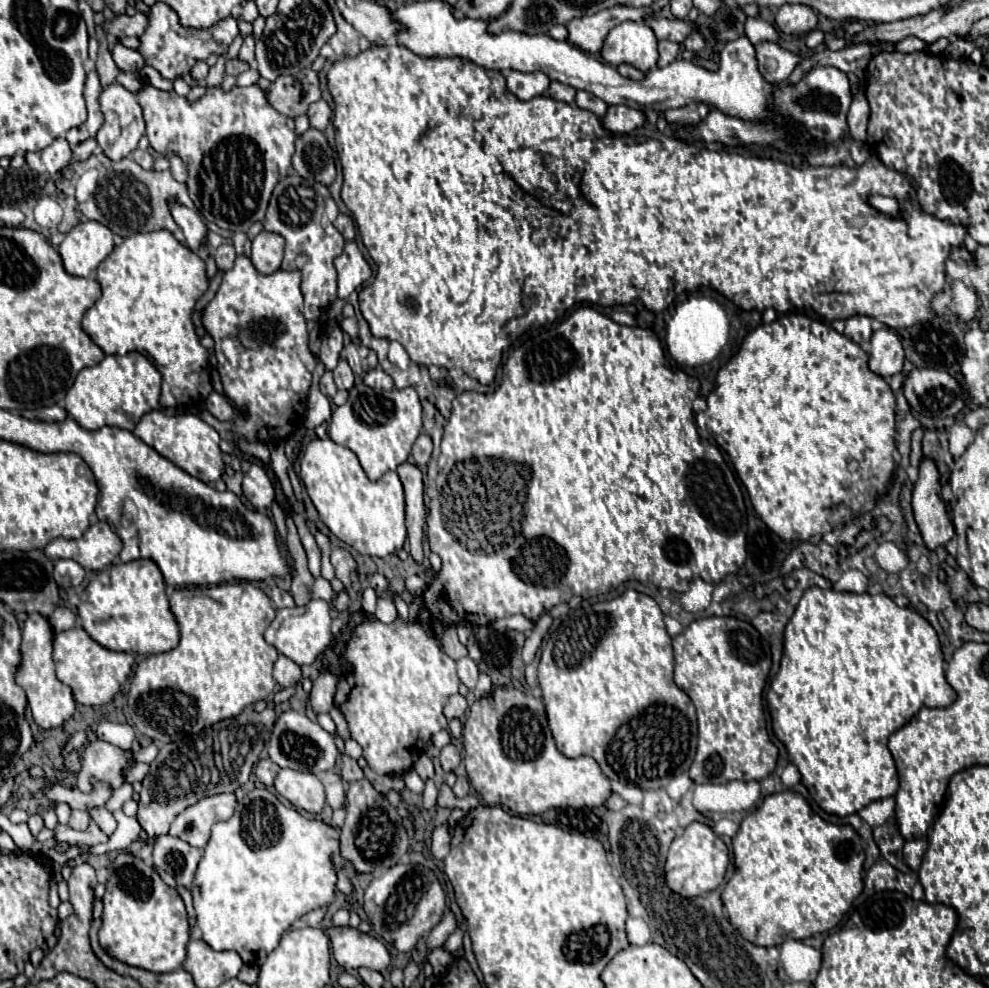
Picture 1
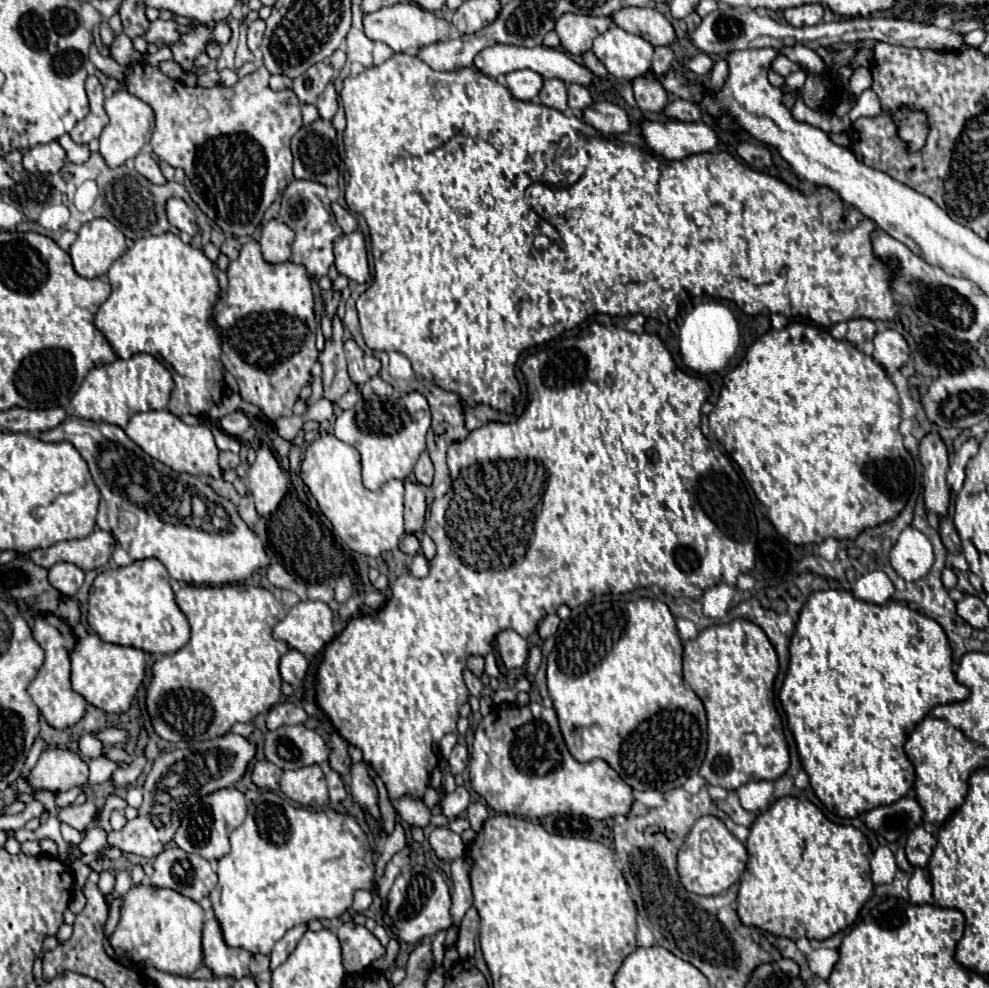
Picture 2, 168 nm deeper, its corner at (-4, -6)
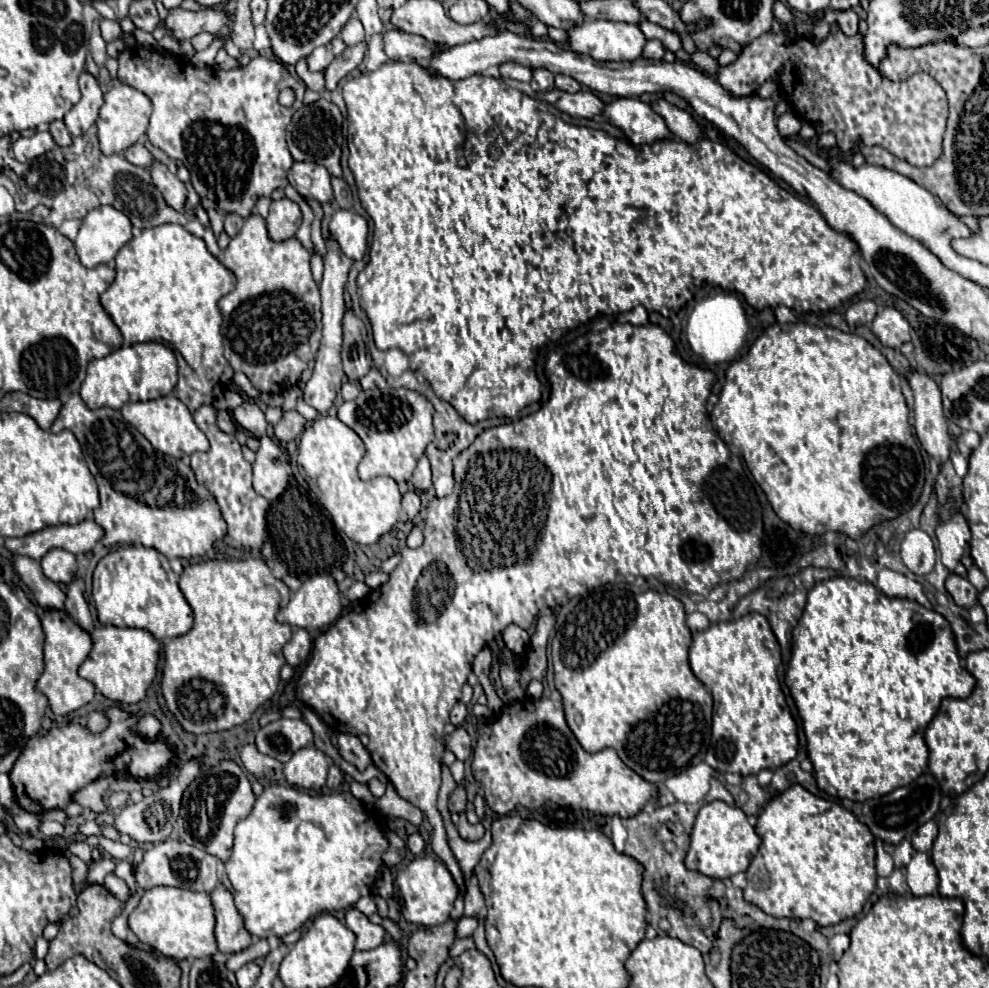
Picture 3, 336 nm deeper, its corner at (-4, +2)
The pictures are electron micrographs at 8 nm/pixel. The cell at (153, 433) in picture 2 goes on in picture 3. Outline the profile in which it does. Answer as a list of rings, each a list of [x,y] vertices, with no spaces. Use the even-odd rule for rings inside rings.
[[[174,394],[148,402],[128,402],[120,408],[120,412],[124,420],[128,420],[158,452],[164,452],[174,458],[182,458],[182,454],[190,456],[194,452],[206,452],[210,448],[206,434],[196,426],[190,410]]]

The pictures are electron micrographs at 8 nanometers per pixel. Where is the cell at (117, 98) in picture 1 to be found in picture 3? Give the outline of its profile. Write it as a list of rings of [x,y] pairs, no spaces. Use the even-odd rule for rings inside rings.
[[[114,84],[104,94],[104,106],[100,108],[100,114],[96,120],[100,150],[104,154],[122,154],[124,150],[128,150],[134,142],[138,142],[146,134],[150,112],[152,112],[152,102],[146,94],[126,84]]]

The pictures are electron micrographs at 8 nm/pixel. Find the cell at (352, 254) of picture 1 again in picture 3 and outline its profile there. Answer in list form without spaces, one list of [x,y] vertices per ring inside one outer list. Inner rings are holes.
[[[336,210],[330,220],[330,234],[338,240],[342,252],[352,260],[362,260],[368,244],[368,222],[352,210]]]

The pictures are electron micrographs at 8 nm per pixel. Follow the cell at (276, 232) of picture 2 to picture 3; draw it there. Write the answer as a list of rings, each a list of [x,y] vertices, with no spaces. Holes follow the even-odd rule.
[[[280,198],[280,200],[272,200],[270,204],[270,214],[266,218],[266,226],[268,226],[268,234],[272,240],[280,242],[286,238],[292,238],[296,234],[296,230],[302,224],[302,212],[300,206],[288,198]]]

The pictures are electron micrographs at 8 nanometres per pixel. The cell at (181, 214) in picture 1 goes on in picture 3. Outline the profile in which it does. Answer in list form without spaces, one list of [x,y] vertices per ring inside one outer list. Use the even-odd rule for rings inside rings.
[[[156,162],[150,166],[150,176],[152,182],[156,184],[156,188],[162,192],[164,200],[178,212],[184,210],[186,204],[186,186],[178,180],[176,174],[172,174],[164,164]]]

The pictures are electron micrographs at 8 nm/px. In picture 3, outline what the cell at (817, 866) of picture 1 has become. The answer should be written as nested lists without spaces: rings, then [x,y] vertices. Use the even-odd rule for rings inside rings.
[[[790,786],[786,792],[782,792],[780,796],[776,796],[772,802],[768,802],[764,806],[764,810],[760,812],[760,818],[758,818],[758,824],[756,824],[756,832],[758,836],[762,838],[762,846],[758,850],[758,854],[754,856],[754,860],[750,862],[748,870],[746,870],[746,878],[748,878],[748,886],[744,888],[744,898],[752,904],[756,904],[758,908],[762,908],[766,914],[772,914],[772,916],[778,916],[778,918],[812,918],[816,920],[818,926],[832,926],[832,924],[838,924],[846,918],[852,918],[856,914],[862,912],[862,906],[864,902],[870,898],[870,894],[874,892],[876,888],[876,868],[874,868],[874,858],[876,858],[876,846],[874,846],[874,836],[872,832],[868,830],[866,824],[858,822],[858,818],[842,808],[840,804],[836,802],[828,802],[824,798],[818,798],[814,794],[810,794],[808,790],[804,790],[802,786]]]

